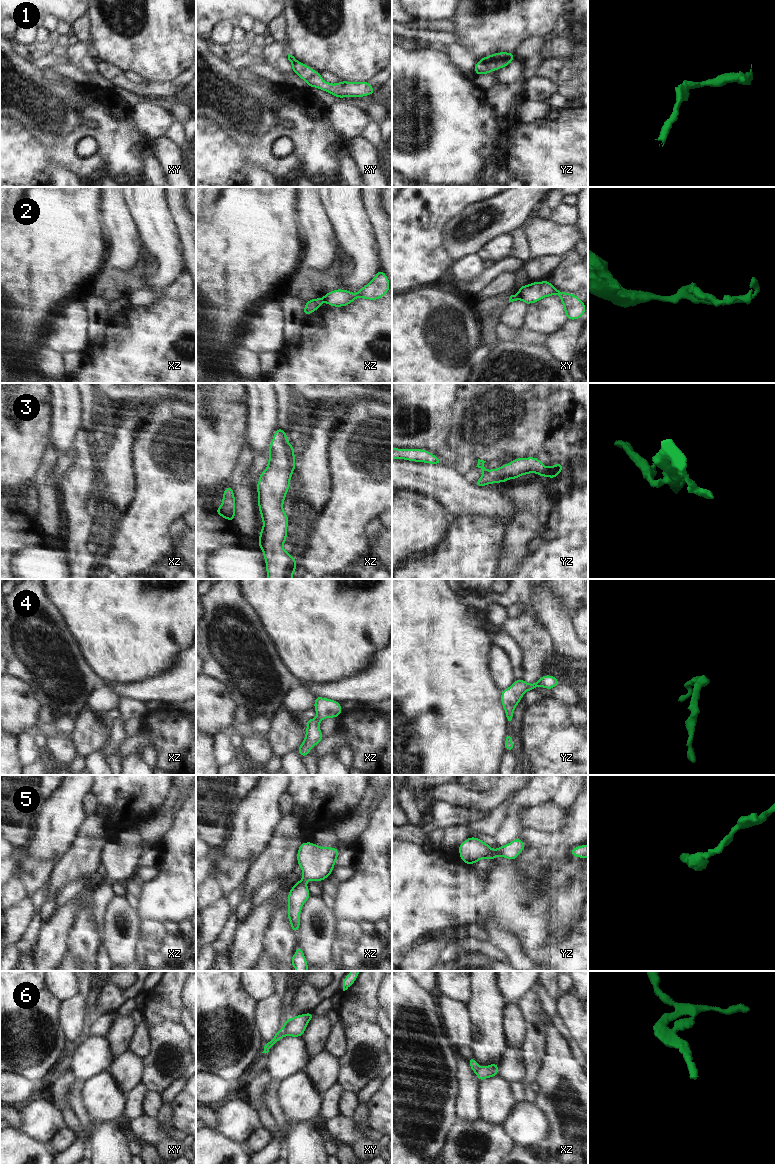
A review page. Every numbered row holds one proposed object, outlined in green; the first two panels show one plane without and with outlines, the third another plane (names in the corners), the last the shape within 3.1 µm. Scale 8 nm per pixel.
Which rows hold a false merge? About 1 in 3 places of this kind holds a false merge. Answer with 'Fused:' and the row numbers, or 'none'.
Fused: 1, 2.

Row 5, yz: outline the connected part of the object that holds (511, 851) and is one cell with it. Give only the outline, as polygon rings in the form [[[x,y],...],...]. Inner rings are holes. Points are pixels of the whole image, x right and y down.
[[[470,836],[460,844],[458,850],[460,859],[470,865],[484,858],[492,861],[497,856],[514,861],[525,847],[526,844],[518,837],[504,846],[498,846],[498,849],[495,850],[481,839]]]

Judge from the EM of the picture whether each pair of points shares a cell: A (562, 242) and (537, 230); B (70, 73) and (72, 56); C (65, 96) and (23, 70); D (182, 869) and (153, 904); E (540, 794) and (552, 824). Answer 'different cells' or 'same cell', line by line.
A: same cell
B: different cells
C: same cell
D: same cell
E: different cells

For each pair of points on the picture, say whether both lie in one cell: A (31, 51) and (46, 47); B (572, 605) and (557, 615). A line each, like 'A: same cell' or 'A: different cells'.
A: same cell
B: different cells

